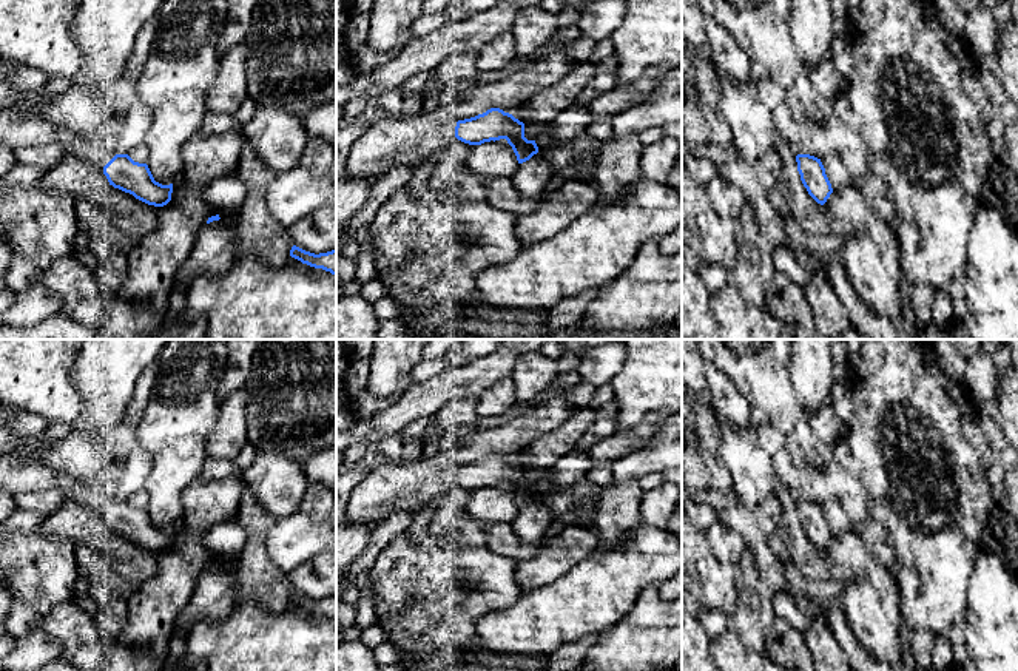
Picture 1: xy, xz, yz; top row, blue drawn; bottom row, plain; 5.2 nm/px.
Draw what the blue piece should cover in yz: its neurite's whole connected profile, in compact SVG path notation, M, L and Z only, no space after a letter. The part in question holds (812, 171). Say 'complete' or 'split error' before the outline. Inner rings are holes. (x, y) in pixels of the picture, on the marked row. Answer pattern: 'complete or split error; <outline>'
complete; M797 154L797 171L808 194L821 205L827 202L833 193L831 184L825 174L821 159L810 154Z

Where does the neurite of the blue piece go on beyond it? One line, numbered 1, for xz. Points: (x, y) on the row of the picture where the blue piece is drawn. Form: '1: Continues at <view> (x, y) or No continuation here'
1: No continuation here

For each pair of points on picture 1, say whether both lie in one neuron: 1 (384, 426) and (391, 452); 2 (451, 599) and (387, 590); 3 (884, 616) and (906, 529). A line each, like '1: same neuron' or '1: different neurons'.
1: different neurons
2: same neuron
3: different neurons

